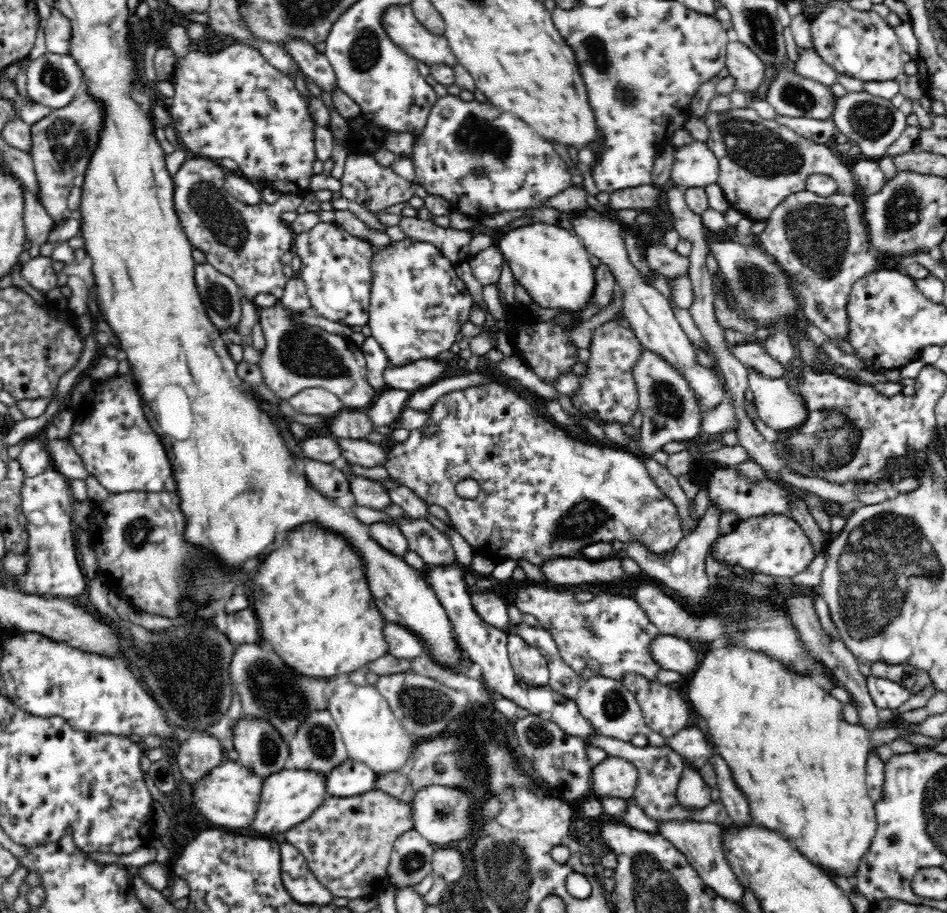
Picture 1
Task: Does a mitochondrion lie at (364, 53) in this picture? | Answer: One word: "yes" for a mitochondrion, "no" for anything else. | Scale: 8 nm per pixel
yes

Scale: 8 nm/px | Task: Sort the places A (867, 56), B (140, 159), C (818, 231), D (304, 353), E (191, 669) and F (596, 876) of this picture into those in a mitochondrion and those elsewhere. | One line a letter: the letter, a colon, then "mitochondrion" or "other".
A: other
B: other
C: mitochondrion
D: mitochondrion
E: mitochondrion
F: other

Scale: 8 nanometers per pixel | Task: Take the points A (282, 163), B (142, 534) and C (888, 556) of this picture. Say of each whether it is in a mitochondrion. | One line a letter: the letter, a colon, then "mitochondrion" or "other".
A: other
B: mitochondrion
C: mitochondrion

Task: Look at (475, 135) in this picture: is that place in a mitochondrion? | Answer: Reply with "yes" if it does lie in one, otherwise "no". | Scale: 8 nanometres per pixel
yes

